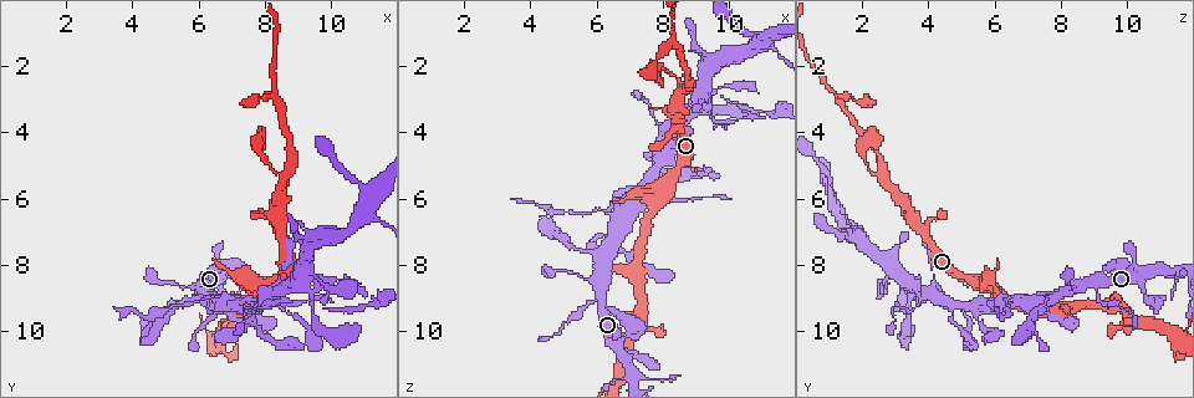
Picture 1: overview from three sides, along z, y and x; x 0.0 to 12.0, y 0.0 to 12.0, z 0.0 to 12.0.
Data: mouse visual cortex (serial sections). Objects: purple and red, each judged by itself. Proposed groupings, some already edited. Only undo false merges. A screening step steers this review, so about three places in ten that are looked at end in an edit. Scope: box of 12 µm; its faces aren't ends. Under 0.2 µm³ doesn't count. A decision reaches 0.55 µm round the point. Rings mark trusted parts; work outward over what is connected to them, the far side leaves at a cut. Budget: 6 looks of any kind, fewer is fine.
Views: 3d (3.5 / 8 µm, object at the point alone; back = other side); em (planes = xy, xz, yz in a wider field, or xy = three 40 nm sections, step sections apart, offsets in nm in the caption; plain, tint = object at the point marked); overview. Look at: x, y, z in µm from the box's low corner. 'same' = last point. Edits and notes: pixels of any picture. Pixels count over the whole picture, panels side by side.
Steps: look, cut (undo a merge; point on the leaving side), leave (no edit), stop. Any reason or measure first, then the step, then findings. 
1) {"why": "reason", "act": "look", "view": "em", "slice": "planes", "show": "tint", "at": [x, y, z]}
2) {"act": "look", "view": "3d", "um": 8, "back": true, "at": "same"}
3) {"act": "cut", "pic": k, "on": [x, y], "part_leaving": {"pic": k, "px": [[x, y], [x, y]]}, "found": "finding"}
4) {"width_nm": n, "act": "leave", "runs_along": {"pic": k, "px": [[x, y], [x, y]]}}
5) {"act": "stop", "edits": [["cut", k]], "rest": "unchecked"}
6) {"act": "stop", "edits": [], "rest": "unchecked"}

{"why": "closes a loop", "act": "look", "view": "3d", "um": 8, "at": [9.3, 9.9, 5.2]}

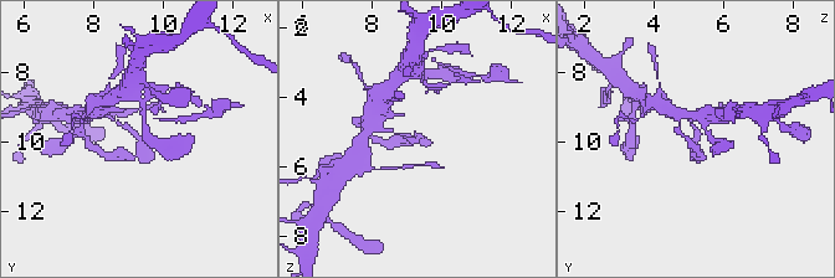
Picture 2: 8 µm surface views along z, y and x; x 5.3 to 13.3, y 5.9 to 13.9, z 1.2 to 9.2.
{"why": "shape alone is not enough", "act": "look", "view": "em", "slice": "xy", "step": 1, "show": "tint", "at": [9.2, 9.9, 5.2]}

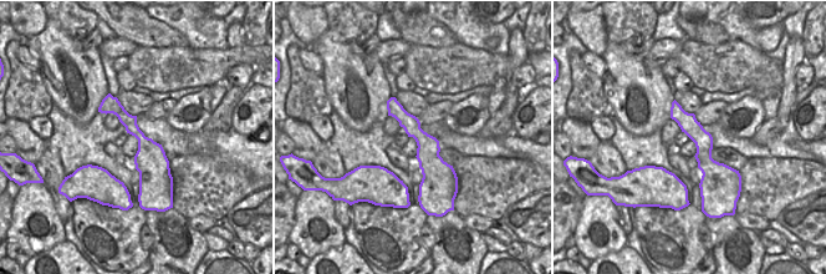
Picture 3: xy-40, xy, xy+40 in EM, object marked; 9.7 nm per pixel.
{"act": "leave", "found": "continuous, no second cell"}

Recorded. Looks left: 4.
{"why": "thick turns thin", "act": "look", "view": "3d", "um": 8, "at": [10.5, 8.4, 3.6]}

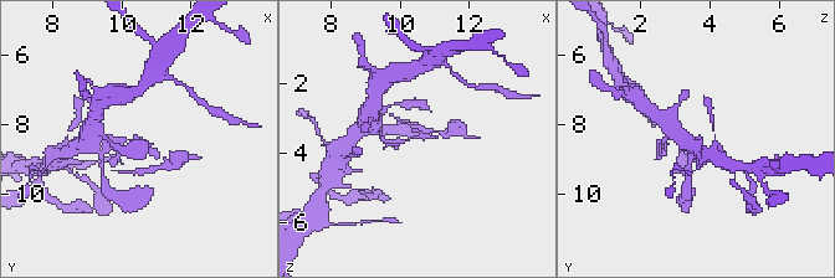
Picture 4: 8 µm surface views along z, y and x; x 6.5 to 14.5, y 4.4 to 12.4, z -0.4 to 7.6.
{"arm_widths_nm": [150, 150], "why": "need the tissue", "act": "look", "view": "em", "slice": "xy", "step": 5, "show": "tint", "at": [10.4, 8.4, 3.6]}

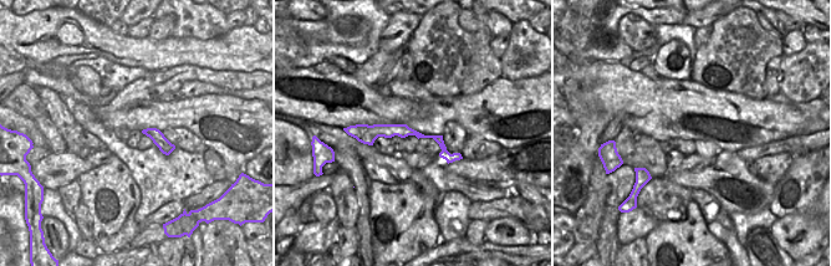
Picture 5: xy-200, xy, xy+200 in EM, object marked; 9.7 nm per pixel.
{"width_nm": 140, "act": "leave", "runs_along": {"pic": 4, "px": [[103, 152], [137, 139], [165, 159]]}, "found": "continuous, no second cell"}

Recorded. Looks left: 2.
{"act": "look", "view": "3d", "um": 8, "at": [11.1, 6.0, 1.1]}

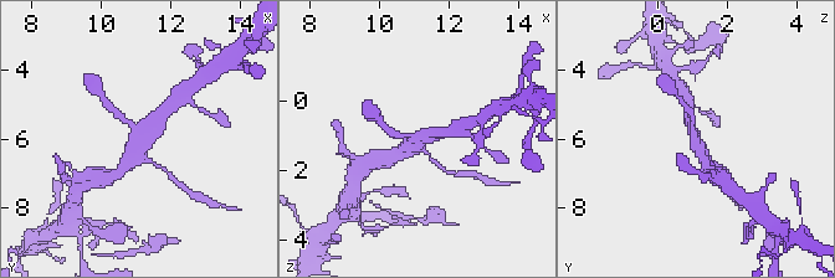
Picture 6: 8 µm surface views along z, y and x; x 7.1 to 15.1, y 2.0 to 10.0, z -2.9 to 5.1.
{"why": "zoom in", "act": "look", "view": "3d", "um": 3.5, "at": [11.1, 6.1, 1.1]}

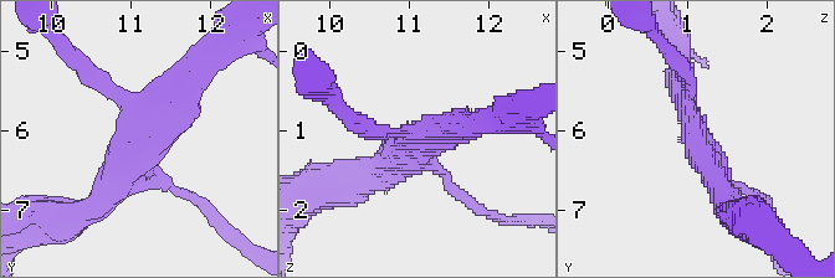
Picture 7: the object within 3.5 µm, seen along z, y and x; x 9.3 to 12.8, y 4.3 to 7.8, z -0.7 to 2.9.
{"act": "leave", "runs_along": {"pic": 7, "px": [[725, 201], [688, 117], [682, 67]]}, "found": "all the same cell"}

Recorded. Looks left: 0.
{"act": "stop", "edits": [], "rest": "unchecked"}

